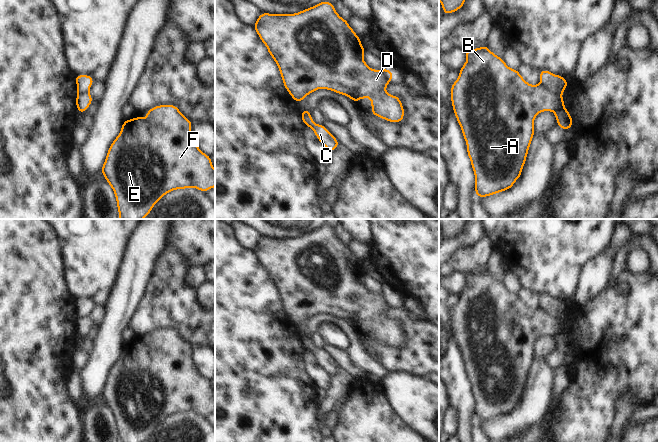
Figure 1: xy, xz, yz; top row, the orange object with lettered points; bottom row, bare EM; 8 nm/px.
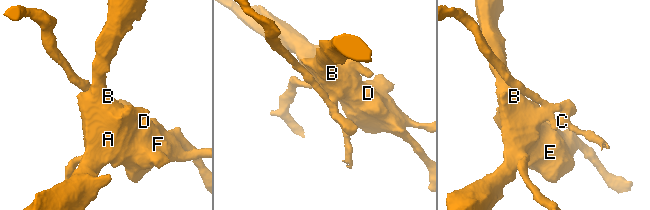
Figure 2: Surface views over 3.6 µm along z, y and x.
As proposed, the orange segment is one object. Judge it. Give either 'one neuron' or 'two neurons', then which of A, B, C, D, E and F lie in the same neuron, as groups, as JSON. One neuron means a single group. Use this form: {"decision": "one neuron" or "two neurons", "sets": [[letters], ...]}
{"decision": "two neurons", "sets": [["A", "B", "D", "E", "F"], ["C"]]}

